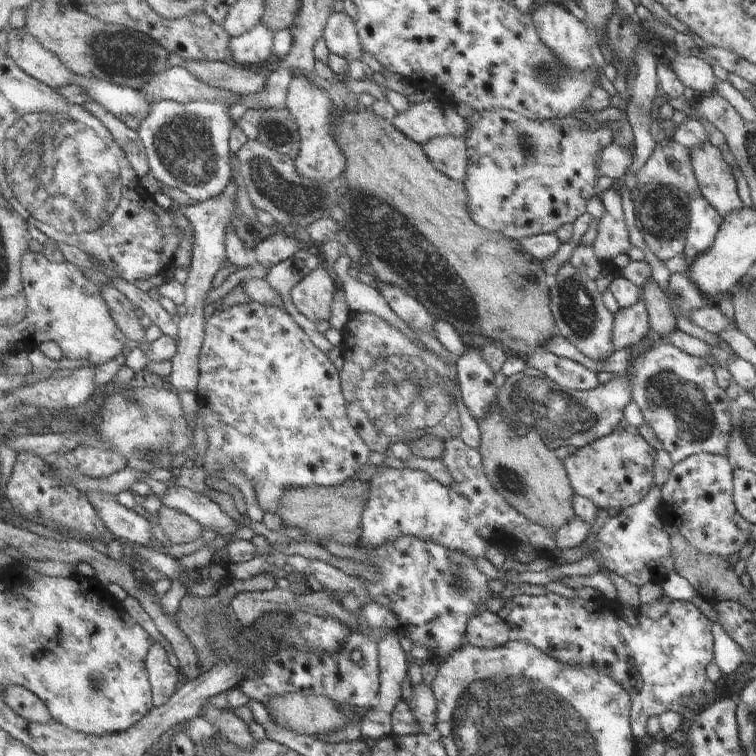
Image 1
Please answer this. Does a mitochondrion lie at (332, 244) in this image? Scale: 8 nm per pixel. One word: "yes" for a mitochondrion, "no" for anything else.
no

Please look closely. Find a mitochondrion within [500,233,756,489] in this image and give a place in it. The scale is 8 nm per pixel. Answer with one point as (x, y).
(677, 402)

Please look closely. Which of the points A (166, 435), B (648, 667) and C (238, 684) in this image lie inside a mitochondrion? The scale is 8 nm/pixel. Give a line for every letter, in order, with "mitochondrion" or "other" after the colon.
A: mitochondrion
B: mitochondrion
C: other

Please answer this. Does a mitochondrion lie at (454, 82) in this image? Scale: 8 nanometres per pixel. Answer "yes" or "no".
no

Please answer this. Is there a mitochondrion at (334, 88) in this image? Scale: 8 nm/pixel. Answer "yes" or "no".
no

